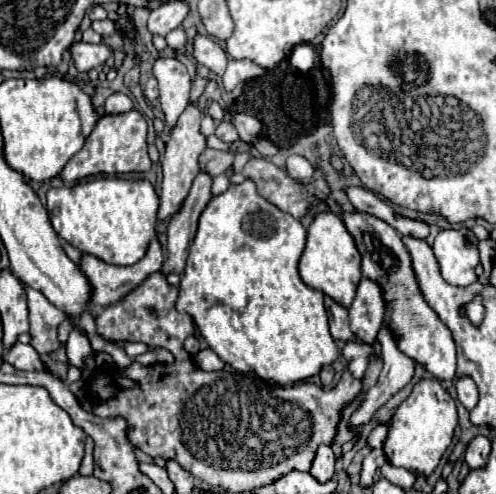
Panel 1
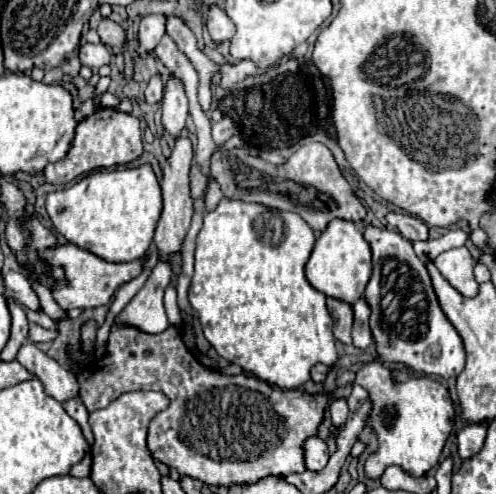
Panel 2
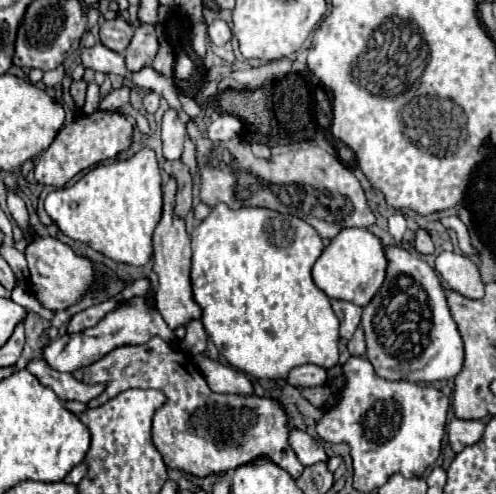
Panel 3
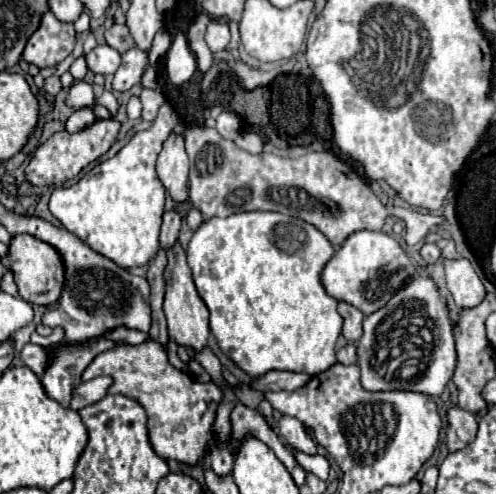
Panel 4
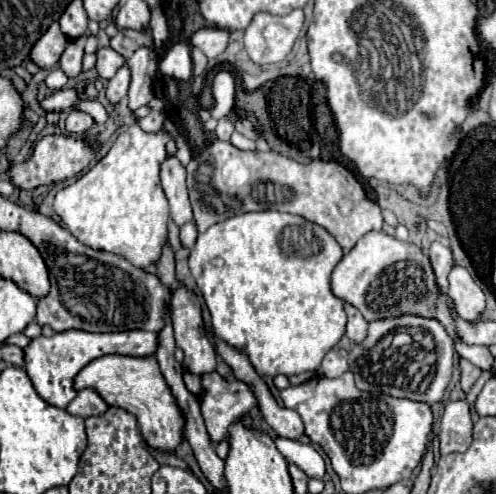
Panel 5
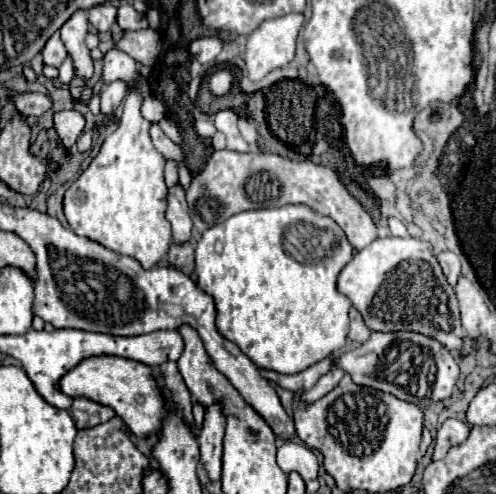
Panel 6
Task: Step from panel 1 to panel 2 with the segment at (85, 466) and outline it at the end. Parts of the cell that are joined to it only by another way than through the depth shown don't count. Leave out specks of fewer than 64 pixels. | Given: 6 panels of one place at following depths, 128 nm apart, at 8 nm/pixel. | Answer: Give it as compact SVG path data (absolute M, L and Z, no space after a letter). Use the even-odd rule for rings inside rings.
M77 396L64 402L63 406L66 412L80 424L80 428L82 428L82 432L84 432L84 438L86 438L86 442L88 442L88 448L90 448L94 436L92 436L92 430L90 430L90 426L88 426L88 412L86 412L86 407L82 400Z

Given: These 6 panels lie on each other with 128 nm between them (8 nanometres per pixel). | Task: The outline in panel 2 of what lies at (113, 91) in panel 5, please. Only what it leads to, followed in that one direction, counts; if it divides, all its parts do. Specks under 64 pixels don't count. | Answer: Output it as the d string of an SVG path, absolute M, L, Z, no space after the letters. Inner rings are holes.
M150 14L144 16L138 30L138 42L142 48L138 48L140 54L148 54L154 50L154 46L162 40L166 34L166 14Z

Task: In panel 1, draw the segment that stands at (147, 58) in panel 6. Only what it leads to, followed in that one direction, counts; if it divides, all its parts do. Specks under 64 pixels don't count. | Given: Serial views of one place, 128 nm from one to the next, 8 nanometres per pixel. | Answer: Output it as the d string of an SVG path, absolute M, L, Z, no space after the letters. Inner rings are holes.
M94 20L92 22L92 28L102 34L102 36L108 36L108 34L114 34L116 32L116 26L112 20Z

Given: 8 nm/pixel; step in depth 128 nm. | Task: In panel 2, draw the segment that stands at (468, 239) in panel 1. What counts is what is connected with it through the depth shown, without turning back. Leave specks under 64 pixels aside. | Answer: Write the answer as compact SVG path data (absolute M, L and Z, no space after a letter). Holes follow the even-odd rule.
M466 246L446 250L438 254L434 260L436 268L440 274L464 296L476 296L478 284L474 280L472 268L474 268L474 258Z

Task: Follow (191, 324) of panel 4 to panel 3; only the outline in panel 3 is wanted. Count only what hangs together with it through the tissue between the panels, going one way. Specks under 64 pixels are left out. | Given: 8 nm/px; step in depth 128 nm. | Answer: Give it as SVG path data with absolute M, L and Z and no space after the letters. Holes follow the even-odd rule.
M170 176L170 180L164 184L164 214L162 220L158 222L154 230L154 266L152 270L160 278L160 288L156 292L156 306L166 324L174 330L180 324L186 324L192 318L200 318L200 306L192 298L192 288L190 288L190 258L192 258L192 248L190 248L190 234L186 232L186 222L184 218L176 216L174 212L176 206L176 178Z

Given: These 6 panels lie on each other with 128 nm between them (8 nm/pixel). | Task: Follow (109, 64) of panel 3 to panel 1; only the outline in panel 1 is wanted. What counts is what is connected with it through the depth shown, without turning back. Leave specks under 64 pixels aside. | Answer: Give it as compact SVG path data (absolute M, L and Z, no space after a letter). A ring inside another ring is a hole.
M80 40L70 46L70 56L72 56L78 72L88 72L108 60L110 48L106 44L88 44L88 42Z

